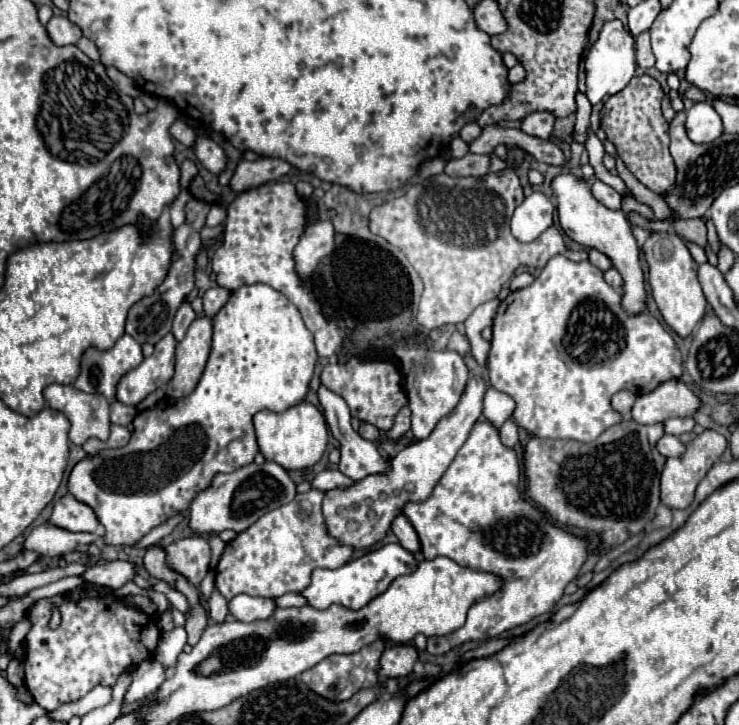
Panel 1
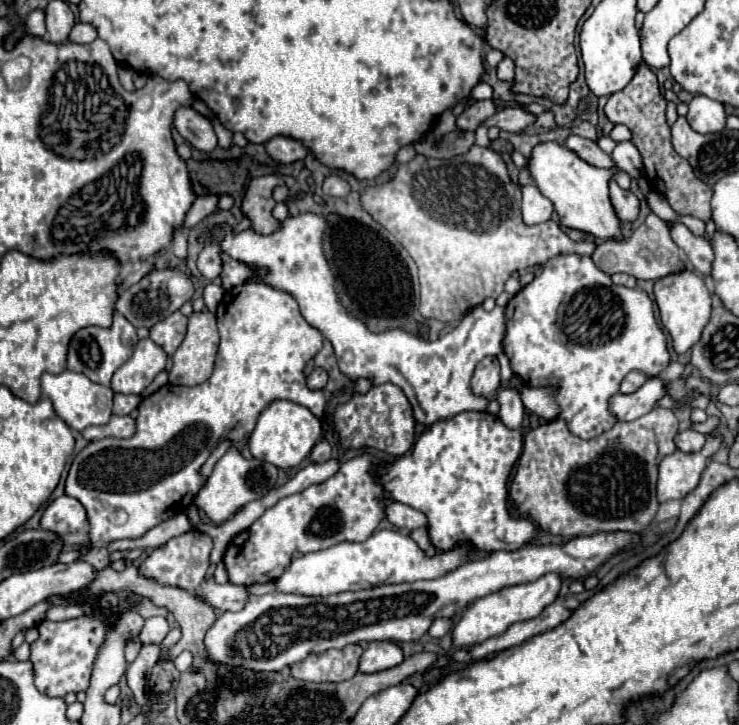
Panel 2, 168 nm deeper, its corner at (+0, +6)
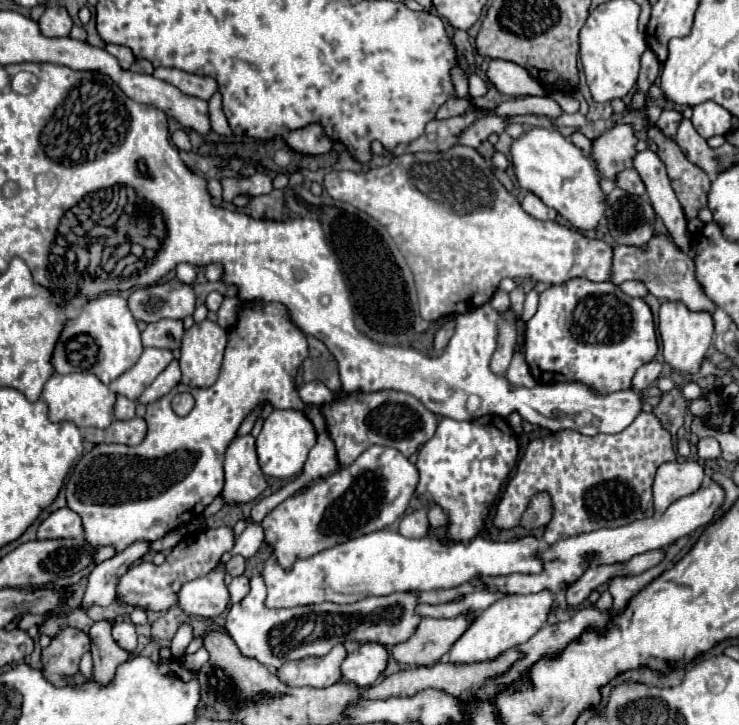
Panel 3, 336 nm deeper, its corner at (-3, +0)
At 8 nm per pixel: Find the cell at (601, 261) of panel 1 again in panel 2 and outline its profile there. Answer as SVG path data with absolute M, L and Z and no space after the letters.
M651 213L649 219L645 219L645 223L639 225L629 239L623 239L623 241L607 239L605 243L597 245L597 249L593 253L593 263L607 275L627 273L627 275L633 275L637 279L647 279L647 281L663 279L671 273L679 273L687 267L687 261L683 261L679 247L673 243L673 239L669 235L667 223L663 219L659 219L655 213Z

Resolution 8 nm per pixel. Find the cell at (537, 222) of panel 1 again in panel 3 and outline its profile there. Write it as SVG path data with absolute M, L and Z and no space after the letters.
M528 193L528 195L524 197L522 209L524 209L528 215L532 215L534 219L538 219L538 221L554 221L554 217L556 217L556 211L554 211L552 207L544 205L544 203L540 201L540 197L536 197L534 193Z

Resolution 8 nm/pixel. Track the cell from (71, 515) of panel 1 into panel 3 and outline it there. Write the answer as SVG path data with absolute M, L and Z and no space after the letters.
M62 507L48 515L38 527L38 539L64 539L78 537L84 533L82 519L68 507Z

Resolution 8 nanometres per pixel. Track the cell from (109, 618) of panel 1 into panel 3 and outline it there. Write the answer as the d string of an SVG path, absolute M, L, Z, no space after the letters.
M66 627L60 629L52 643L42 649L42 673L52 685L68 685L68 679L78 673L78 663L90 651L88 633Z

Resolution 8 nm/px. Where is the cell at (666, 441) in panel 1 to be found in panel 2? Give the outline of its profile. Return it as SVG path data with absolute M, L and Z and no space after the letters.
M687 429L687 431L681 431L677 437L675 437L675 445L677 449L685 451L685 453L697 453L703 449L705 445L705 435L703 433L697 433L693 429Z

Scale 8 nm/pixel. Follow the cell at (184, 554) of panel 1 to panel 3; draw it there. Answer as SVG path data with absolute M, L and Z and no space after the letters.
M230 527L194 531L186 535L166 555L166 561L162 565L154 565L152 561L142 561L138 565L132 565L128 573L120 579L118 597L134 607L144 607L150 611L168 611L172 605L178 603L176 593L182 589L182 585L208 575L220 563L222 555L232 551L232 547L234 547L234 533Z

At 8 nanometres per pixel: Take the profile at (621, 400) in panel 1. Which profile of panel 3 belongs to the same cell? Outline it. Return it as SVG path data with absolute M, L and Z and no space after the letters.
M650 361L650 363L642 365L642 367L636 371L634 379L632 379L632 389L644 391L646 387L650 387L650 385L660 377L660 371L662 371L662 365L660 365L658 361Z

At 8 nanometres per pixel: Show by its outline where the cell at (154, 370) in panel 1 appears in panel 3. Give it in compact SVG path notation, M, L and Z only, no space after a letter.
M148 347L144 349L142 357L132 369L128 369L126 373L122 373L118 379L110 383L110 389L118 395L136 401L142 395L142 391L148 385L152 385L152 381L170 365L170 361L172 361L172 351Z

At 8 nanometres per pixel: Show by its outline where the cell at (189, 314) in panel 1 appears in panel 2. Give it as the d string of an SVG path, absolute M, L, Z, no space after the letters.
M175 311L173 315L165 317L163 321L157 321L149 329L149 339L157 343L167 355L173 355L175 349L181 345L187 331L187 317L181 311Z

